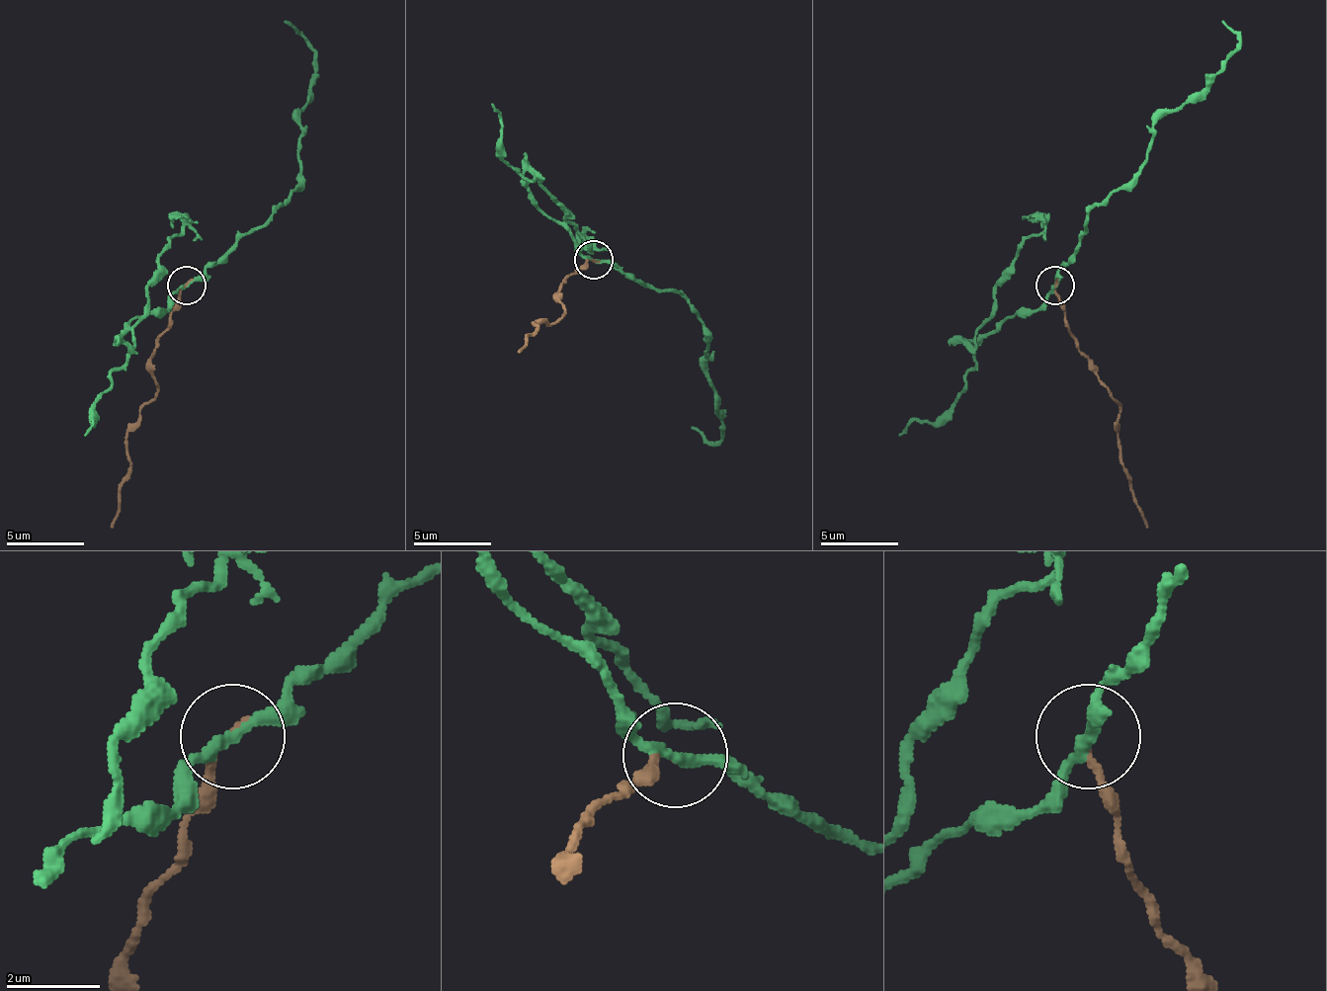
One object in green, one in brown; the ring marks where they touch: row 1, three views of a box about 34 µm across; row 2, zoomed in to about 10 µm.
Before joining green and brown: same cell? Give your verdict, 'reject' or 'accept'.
reject

